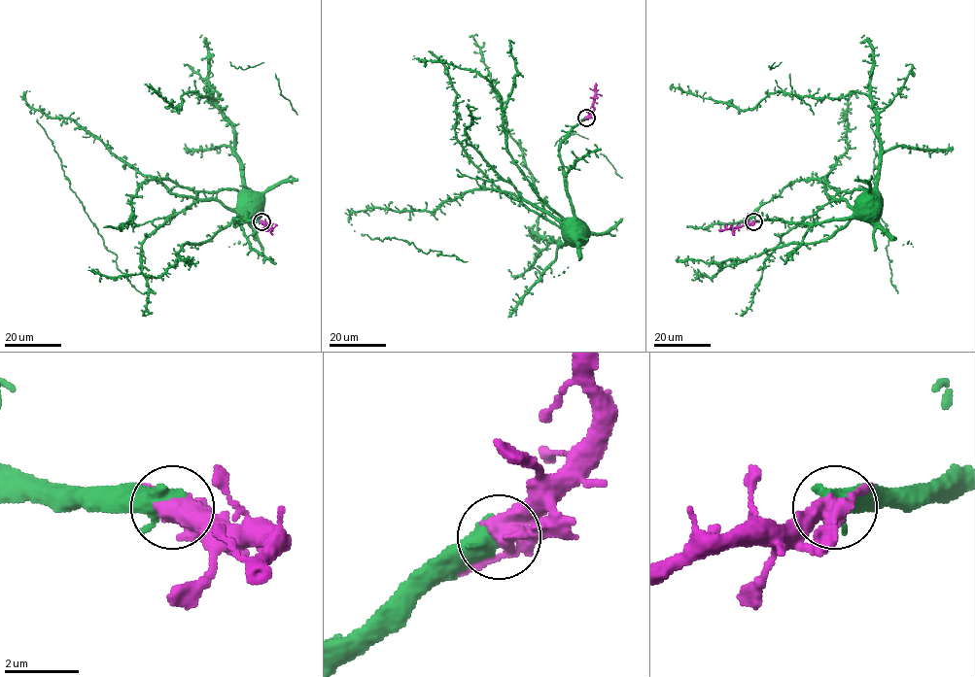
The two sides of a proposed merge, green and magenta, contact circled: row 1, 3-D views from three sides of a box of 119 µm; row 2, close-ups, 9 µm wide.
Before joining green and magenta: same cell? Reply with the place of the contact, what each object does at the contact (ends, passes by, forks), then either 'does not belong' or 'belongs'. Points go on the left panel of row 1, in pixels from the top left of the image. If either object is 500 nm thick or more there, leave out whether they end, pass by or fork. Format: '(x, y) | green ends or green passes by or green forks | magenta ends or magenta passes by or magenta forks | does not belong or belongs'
(261, 221) | belongs

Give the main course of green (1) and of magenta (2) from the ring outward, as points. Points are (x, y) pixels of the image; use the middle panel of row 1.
1: (585, 118), (562, 141), (559, 152), (574, 216), (568, 225)
2: (585, 118), (593, 110), (596, 83)

